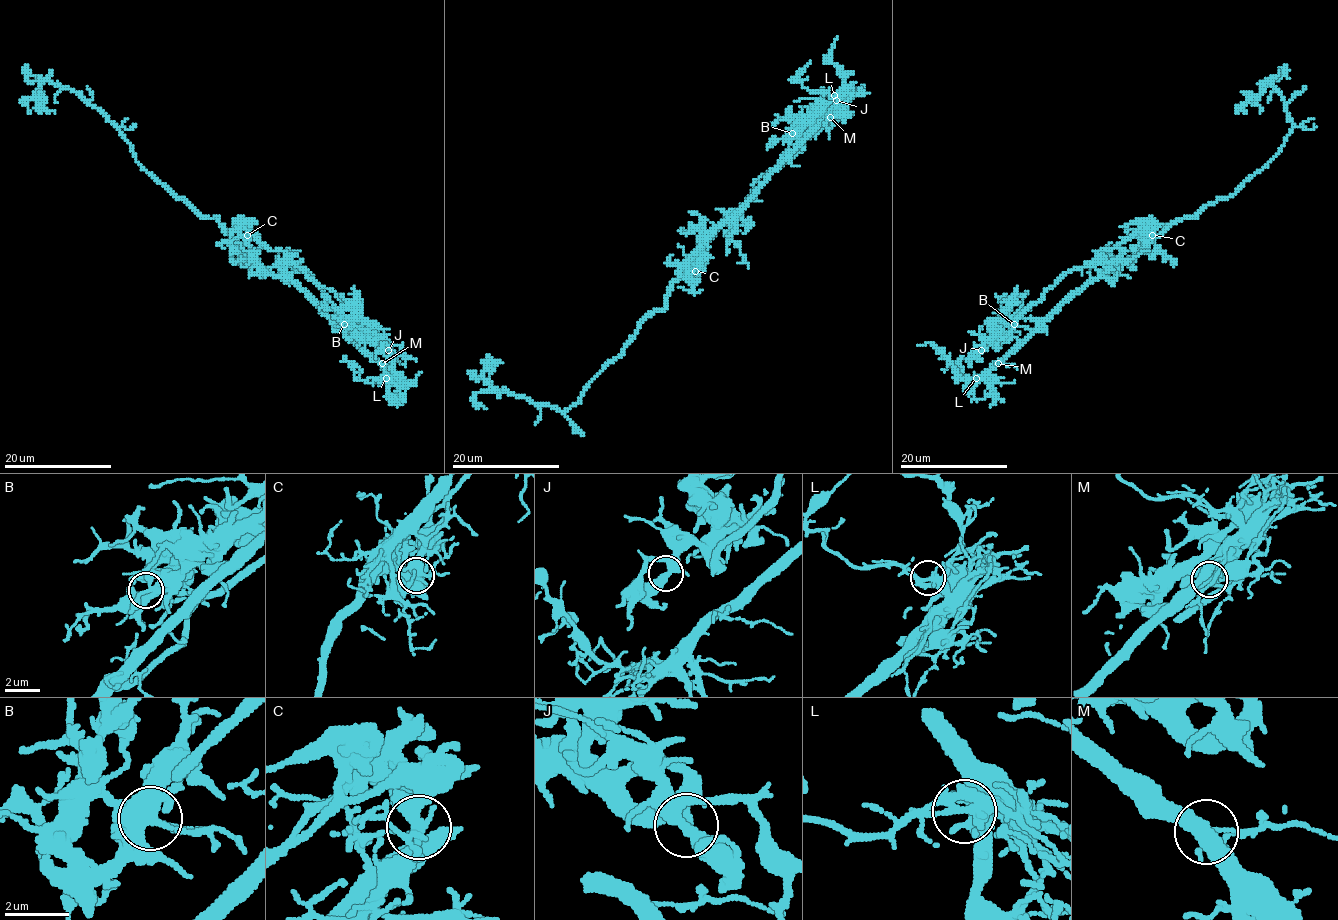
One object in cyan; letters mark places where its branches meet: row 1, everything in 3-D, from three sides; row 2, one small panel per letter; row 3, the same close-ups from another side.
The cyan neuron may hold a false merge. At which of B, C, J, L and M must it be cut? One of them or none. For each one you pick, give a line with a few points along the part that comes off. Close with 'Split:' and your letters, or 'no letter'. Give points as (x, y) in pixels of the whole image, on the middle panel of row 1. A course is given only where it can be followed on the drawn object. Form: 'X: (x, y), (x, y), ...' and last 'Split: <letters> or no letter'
C: (695, 270), (710, 239), (742, 208), (753, 184), (799, 153), (809, 135), (836, 118), (820, 115), (770, 145)
Split: C

